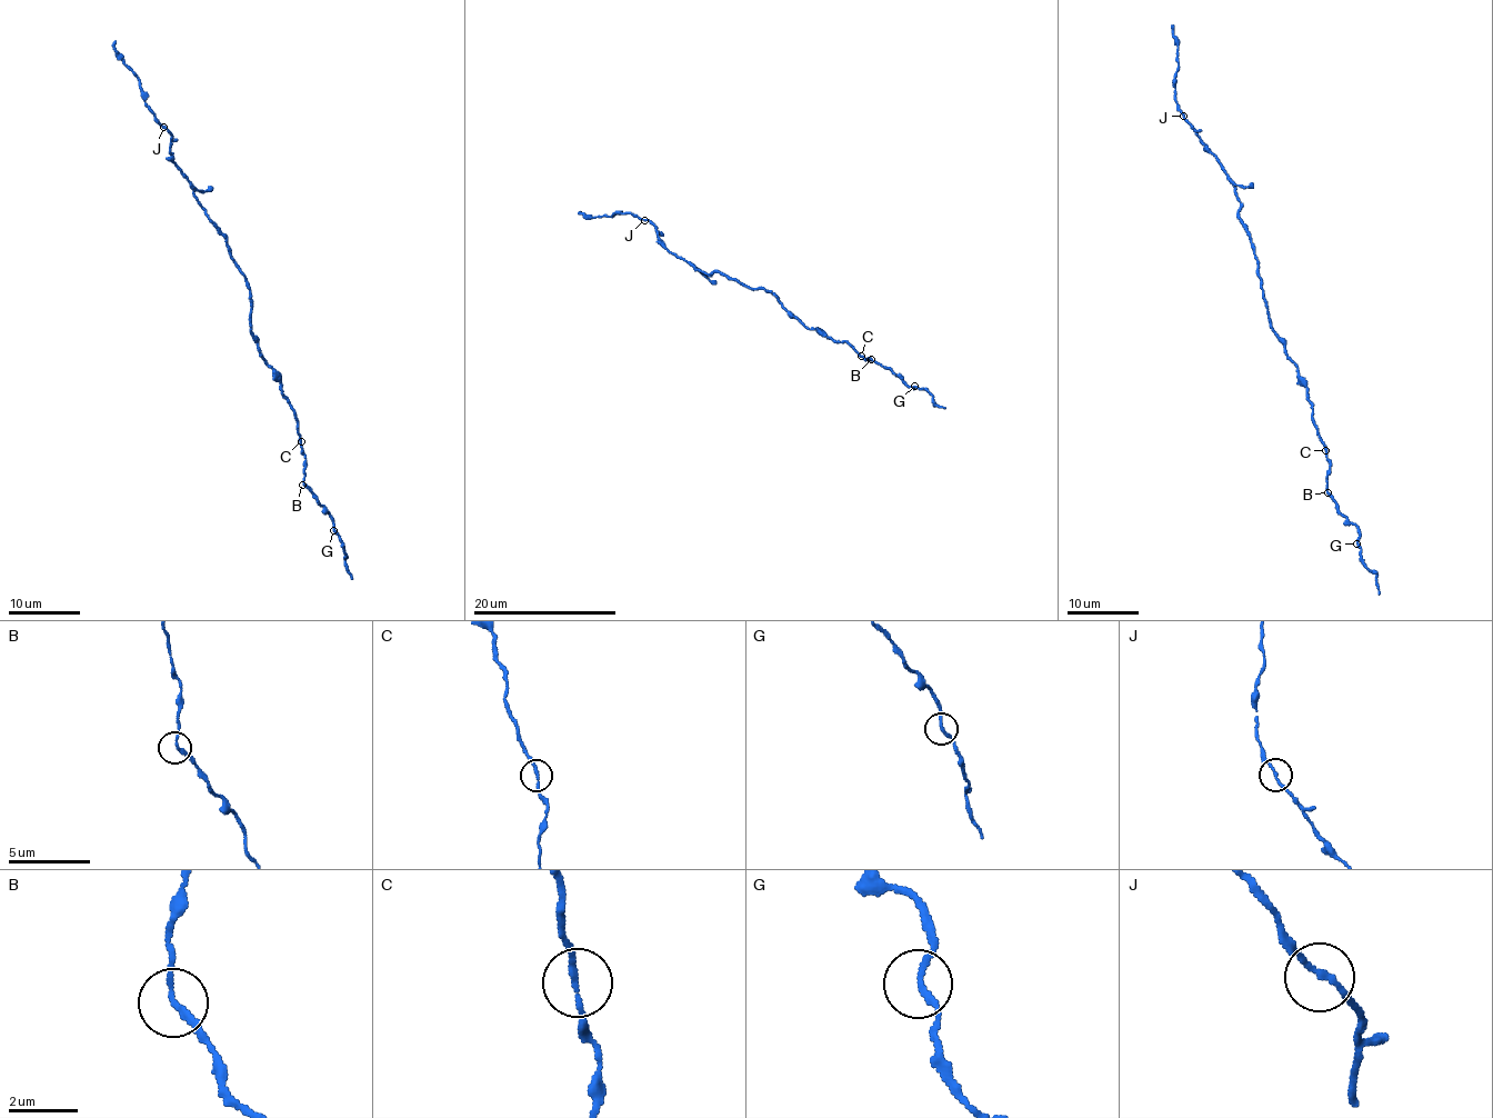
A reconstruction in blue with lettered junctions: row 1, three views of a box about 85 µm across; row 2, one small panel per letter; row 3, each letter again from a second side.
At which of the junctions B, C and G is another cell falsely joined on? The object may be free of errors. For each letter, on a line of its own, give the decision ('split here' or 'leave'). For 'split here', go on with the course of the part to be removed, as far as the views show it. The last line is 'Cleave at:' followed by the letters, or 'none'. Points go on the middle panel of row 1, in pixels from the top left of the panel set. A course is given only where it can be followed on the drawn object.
B: leave
C: leave
G: leave
Cleave at: none

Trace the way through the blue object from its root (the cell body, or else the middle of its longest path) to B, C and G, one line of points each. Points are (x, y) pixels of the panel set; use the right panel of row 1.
B: (1265, 307), (1272, 331), (1306, 387), (1313, 423), (1330, 462), (1328, 492)
C: (1265, 307), (1272, 331), (1284, 346), (1286, 357), (1296, 367), (1299, 379), (1306, 387), (1313, 423), (1325, 449)
G: (1265, 307), (1272, 331), (1306, 387), (1313, 423), (1330, 462), (1328, 492), (1338, 510), (1358, 529), (1356, 543)

